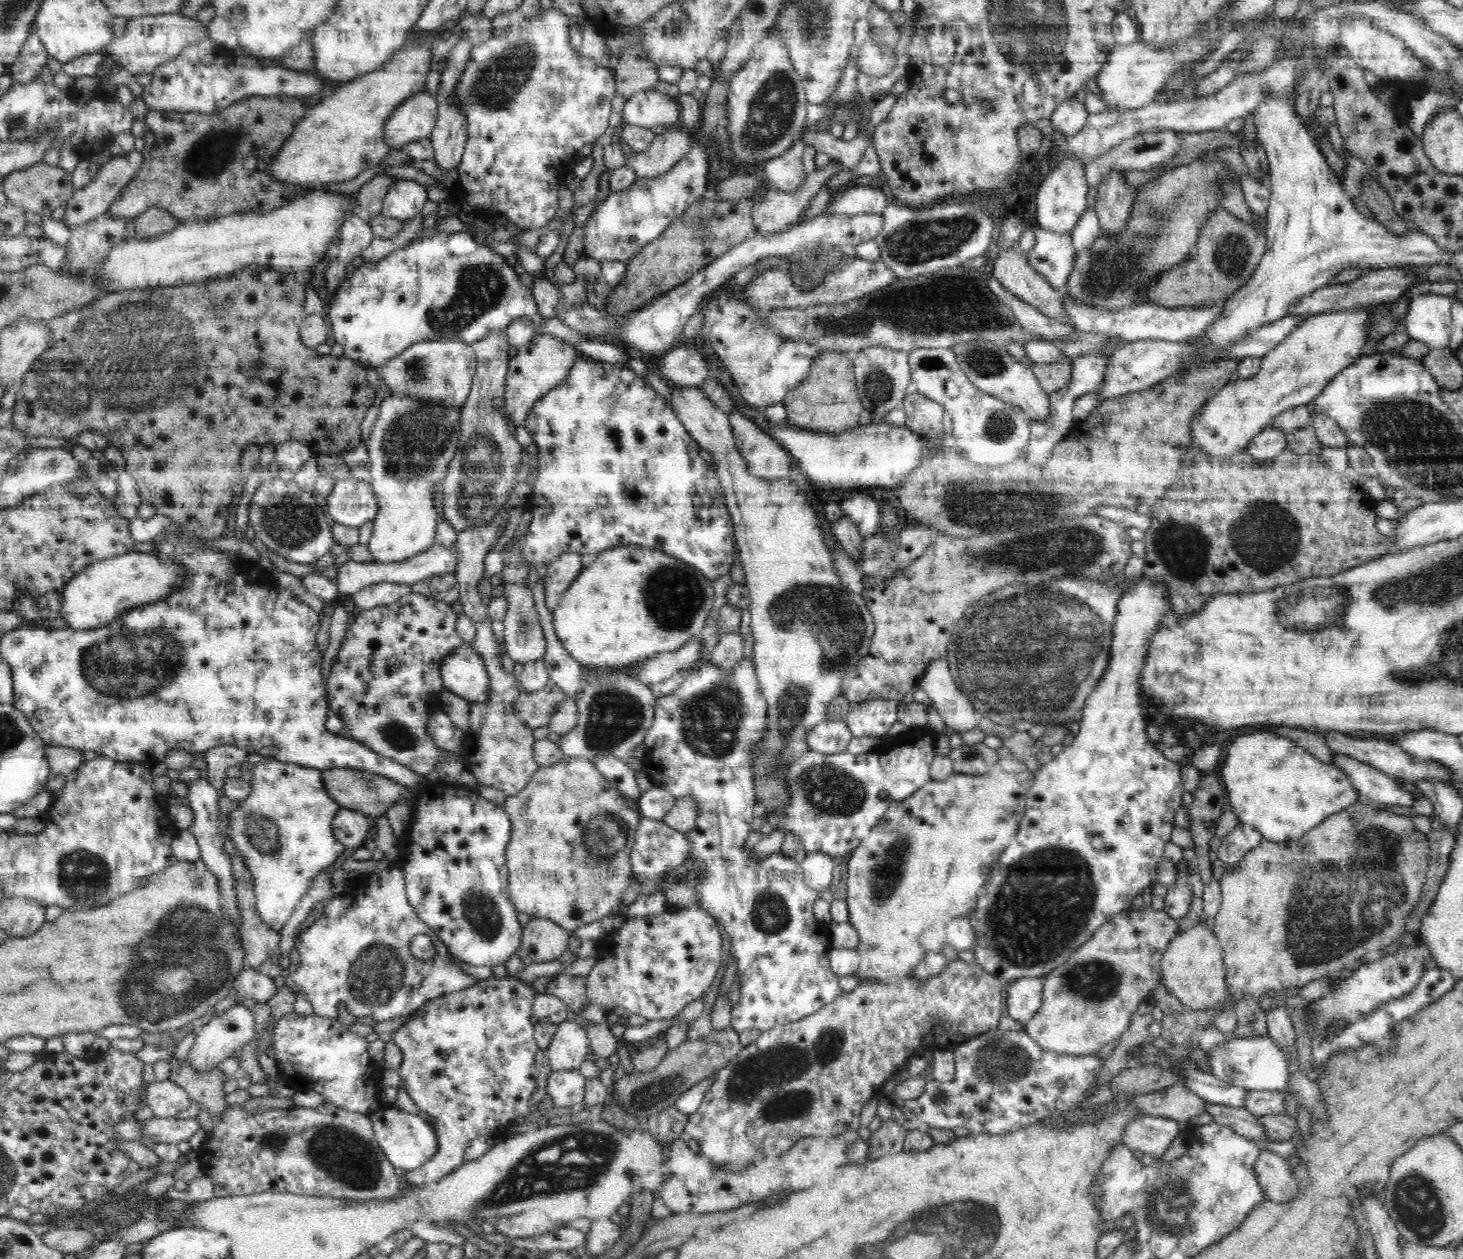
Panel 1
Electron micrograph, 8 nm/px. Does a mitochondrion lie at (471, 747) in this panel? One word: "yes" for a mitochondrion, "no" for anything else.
no

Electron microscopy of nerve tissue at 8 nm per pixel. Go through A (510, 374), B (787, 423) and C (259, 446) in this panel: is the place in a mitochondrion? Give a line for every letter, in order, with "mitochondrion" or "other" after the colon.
A: other
B: other
C: other

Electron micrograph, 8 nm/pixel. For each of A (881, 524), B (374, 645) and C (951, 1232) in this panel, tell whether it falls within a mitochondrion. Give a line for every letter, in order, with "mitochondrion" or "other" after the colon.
A: other
B: other
C: mitochondrion

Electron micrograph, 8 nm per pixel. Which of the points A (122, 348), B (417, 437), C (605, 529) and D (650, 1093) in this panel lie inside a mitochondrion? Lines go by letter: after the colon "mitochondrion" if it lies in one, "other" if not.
A: mitochondrion
B: mitochondrion
C: other
D: mitochondrion

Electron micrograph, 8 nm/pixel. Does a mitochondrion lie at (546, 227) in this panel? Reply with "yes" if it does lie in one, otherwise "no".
no

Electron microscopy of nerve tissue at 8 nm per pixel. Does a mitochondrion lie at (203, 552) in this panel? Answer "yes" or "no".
no

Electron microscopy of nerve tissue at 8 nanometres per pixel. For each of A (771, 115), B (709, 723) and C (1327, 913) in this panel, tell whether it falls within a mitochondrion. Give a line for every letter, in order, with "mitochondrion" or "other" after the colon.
A: mitochondrion
B: mitochondrion
C: mitochondrion

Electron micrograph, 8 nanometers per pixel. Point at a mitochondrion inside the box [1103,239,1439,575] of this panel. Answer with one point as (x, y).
(1263, 535)

